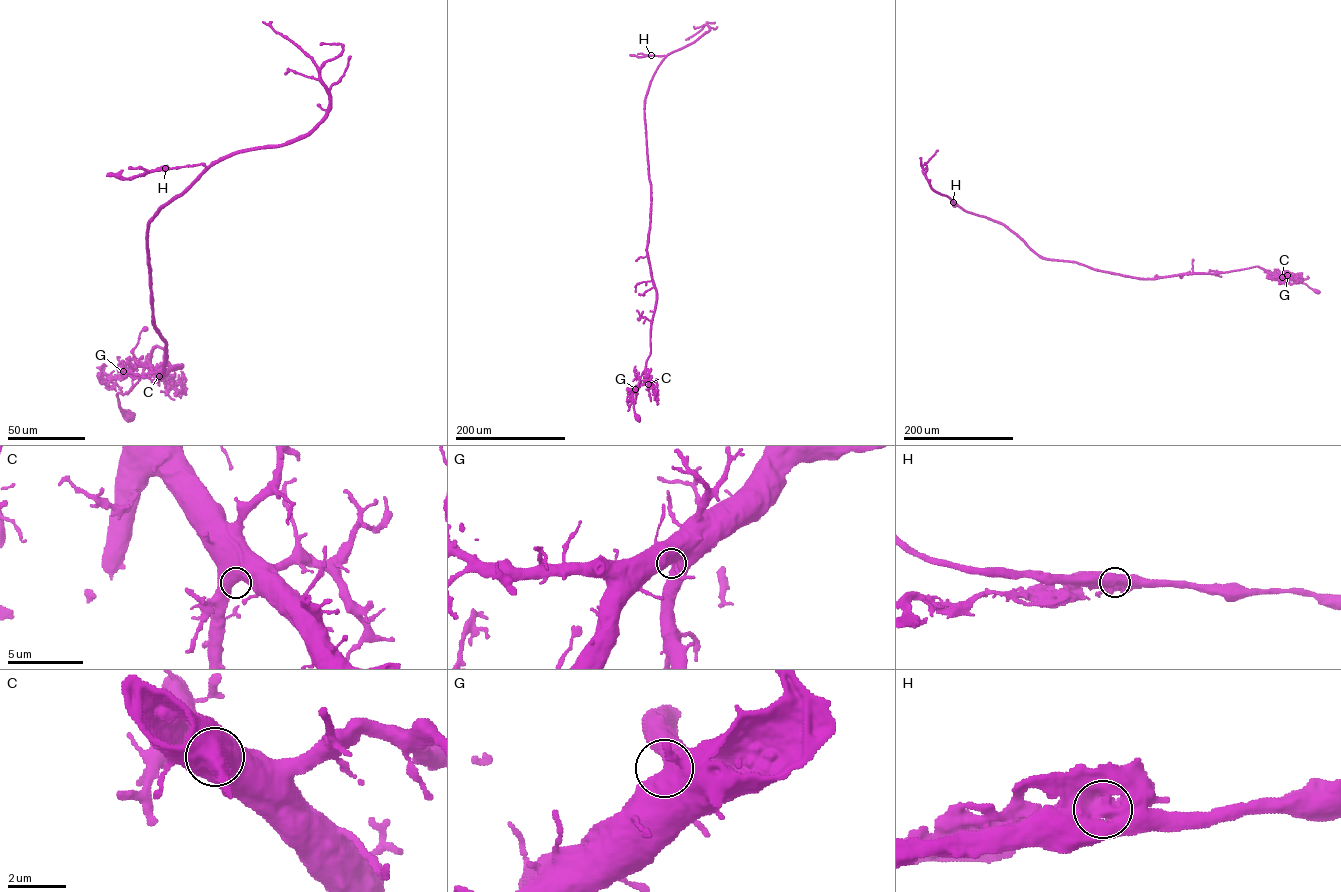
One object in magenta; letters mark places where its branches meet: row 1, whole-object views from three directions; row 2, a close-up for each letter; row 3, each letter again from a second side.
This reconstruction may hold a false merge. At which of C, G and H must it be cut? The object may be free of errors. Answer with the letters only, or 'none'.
H

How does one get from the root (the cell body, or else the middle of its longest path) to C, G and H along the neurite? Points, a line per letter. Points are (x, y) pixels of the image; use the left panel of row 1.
C: (128, 416), (120, 406), (118, 393), (125, 393), (137, 383), (146, 364), (159, 376)
G: (128, 416), (120, 406), (117, 394), (129, 391), (140, 380), (145, 365), (149, 366), (132, 366), (123, 371)
H: (128, 416), (117, 394), (156, 346), (180, 366), (155, 381), (165, 343), (147, 225), (206, 167), (165, 168)

